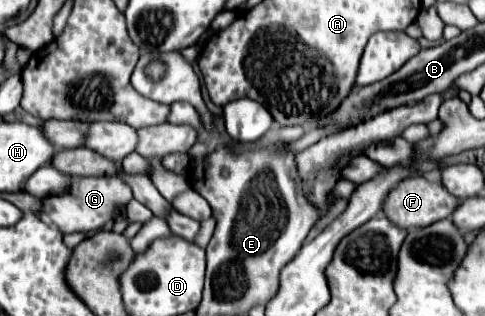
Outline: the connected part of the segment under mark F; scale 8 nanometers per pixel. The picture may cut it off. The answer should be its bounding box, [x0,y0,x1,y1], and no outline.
[383,177,457,229]

